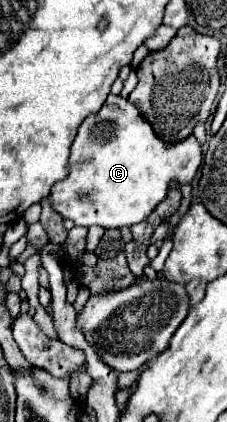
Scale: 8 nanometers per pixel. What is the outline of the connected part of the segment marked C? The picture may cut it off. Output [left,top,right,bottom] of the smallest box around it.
[51,95,201,227]

